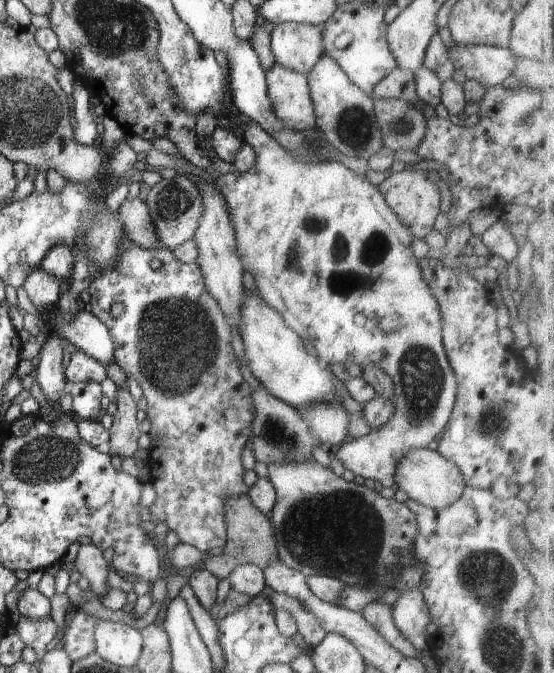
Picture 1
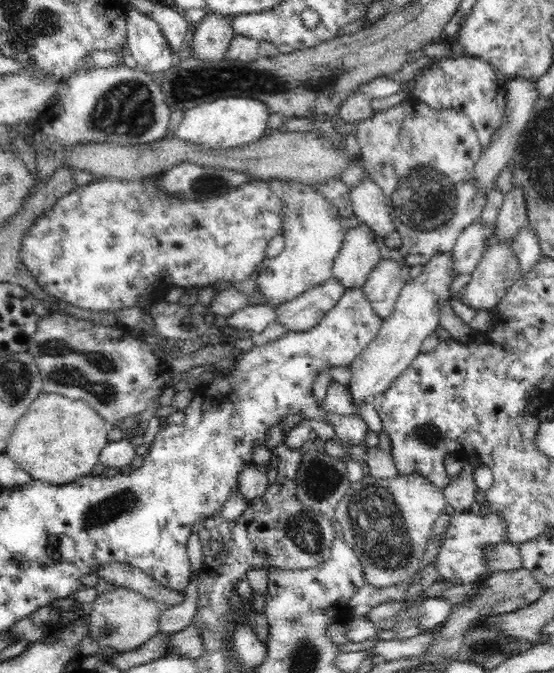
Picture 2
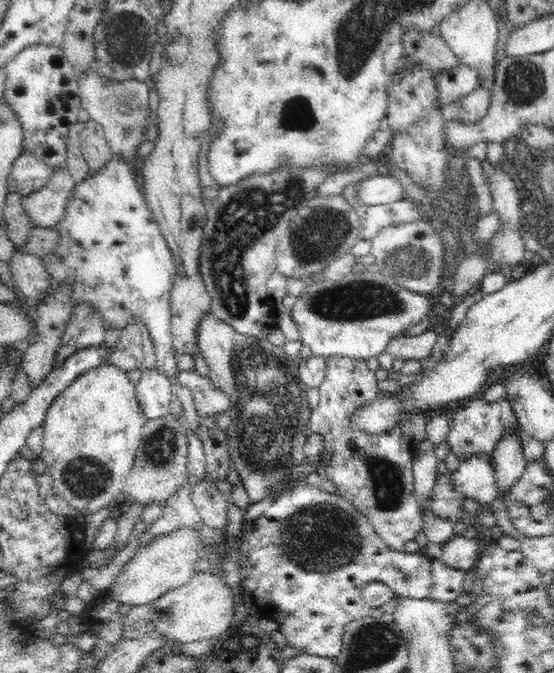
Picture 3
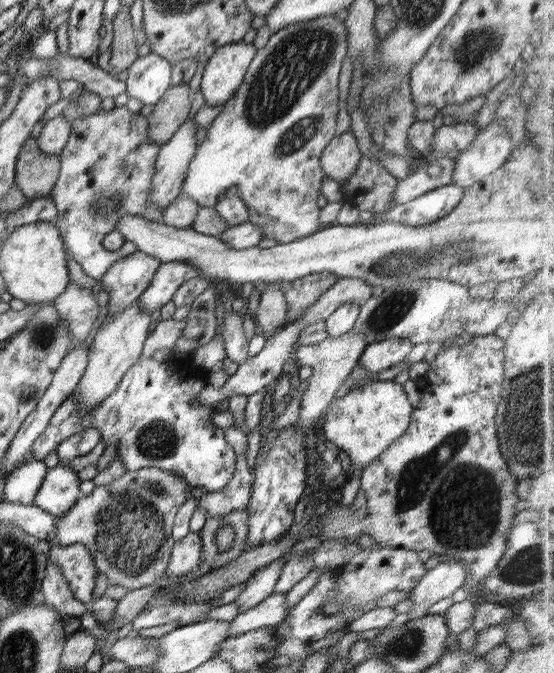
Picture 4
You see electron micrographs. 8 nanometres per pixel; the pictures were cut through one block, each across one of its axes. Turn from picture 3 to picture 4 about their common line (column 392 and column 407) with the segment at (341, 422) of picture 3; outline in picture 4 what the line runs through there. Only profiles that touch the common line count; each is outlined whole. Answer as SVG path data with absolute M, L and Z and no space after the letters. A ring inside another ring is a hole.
M488 334L481 337L473 337L472 341L464 347L453 346L450 349L441 349L436 355L436 359L430 363L430 367L423 375L426 386L418 386L420 391L420 403L416 408L413 408L409 427L400 435L396 441L390 446L375 461L367 464L361 475L361 488L366 494L366 515L355 516L352 511L351 504L348 506L338 505L336 509L330 508L330 511L324 517L318 520L318 524L310 522L303 528L305 536L315 536L320 541L338 540L340 538L355 539L358 536L366 535L374 538L380 546L391 546L392 548L403 548L404 550L430 550L436 554L444 554L450 548L462 548L462 550L472 550L478 552L480 556L474 558L474 562L482 562L482 570L476 570L476 578L481 580L482 576L478 574L489 575L499 560L503 557L508 541L508 534L512 526L515 514L518 509L529 500L531 491L522 486L520 479L509 469L506 459L502 456L499 447L499 438L497 437L497 424L495 418L498 415L499 403L503 392L504 383L504 365L505 361L505 339L496 337L494 334Z

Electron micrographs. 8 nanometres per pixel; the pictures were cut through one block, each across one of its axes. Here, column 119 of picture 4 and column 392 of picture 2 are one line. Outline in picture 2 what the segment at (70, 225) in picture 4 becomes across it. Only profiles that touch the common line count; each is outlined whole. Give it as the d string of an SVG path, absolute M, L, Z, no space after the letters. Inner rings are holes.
M402 101L358 122L356 139L364 172L383 190L395 230L402 236L402 246L396 250L388 248L382 239L378 240L383 260L394 260L410 268L426 266L438 254L452 251L462 230L480 219L486 194L476 180L474 168L482 147L473 122L462 111L436 110L422 101L415 104Z

